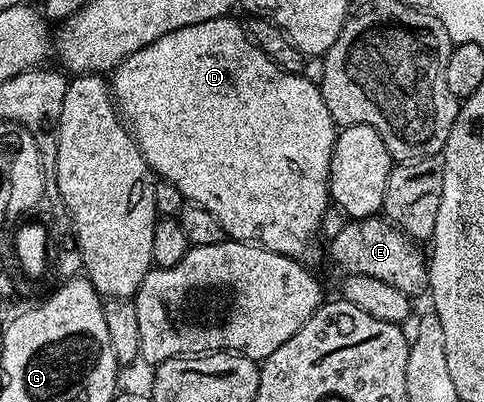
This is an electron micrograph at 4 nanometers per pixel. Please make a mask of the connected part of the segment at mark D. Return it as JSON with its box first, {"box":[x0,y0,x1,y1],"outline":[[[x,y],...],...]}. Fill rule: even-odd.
{"box":[110,16,338,264],"outline":[[[225,16],[202,20],[202,24],[190,24],[190,28],[166,32],[166,36],[158,36],[154,44],[146,44],[146,48],[138,48],[138,52],[126,55],[119,66],[111,71],[110,89],[117,111],[126,119],[132,137],[157,179],[174,184],[174,188],[178,188],[178,192],[182,192],[191,205],[214,212],[218,224],[222,224],[225,235],[231,241],[245,242],[305,264],[311,263],[312,253],[316,250],[312,237],[317,237],[322,216],[330,205],[328,173],[338,133],[336,121],[330,116],[330,108],[326,108],[326,100],[322,100],[320,95],[319,85],[311,83],[303,74],[291,74],[278,68],[278,64],[274,64],[274,60],[270,60],[270,56],[266,56],[266,52],[262,52],[262,48],[252,41],[243,21],[235,22],[232,16]]]}

